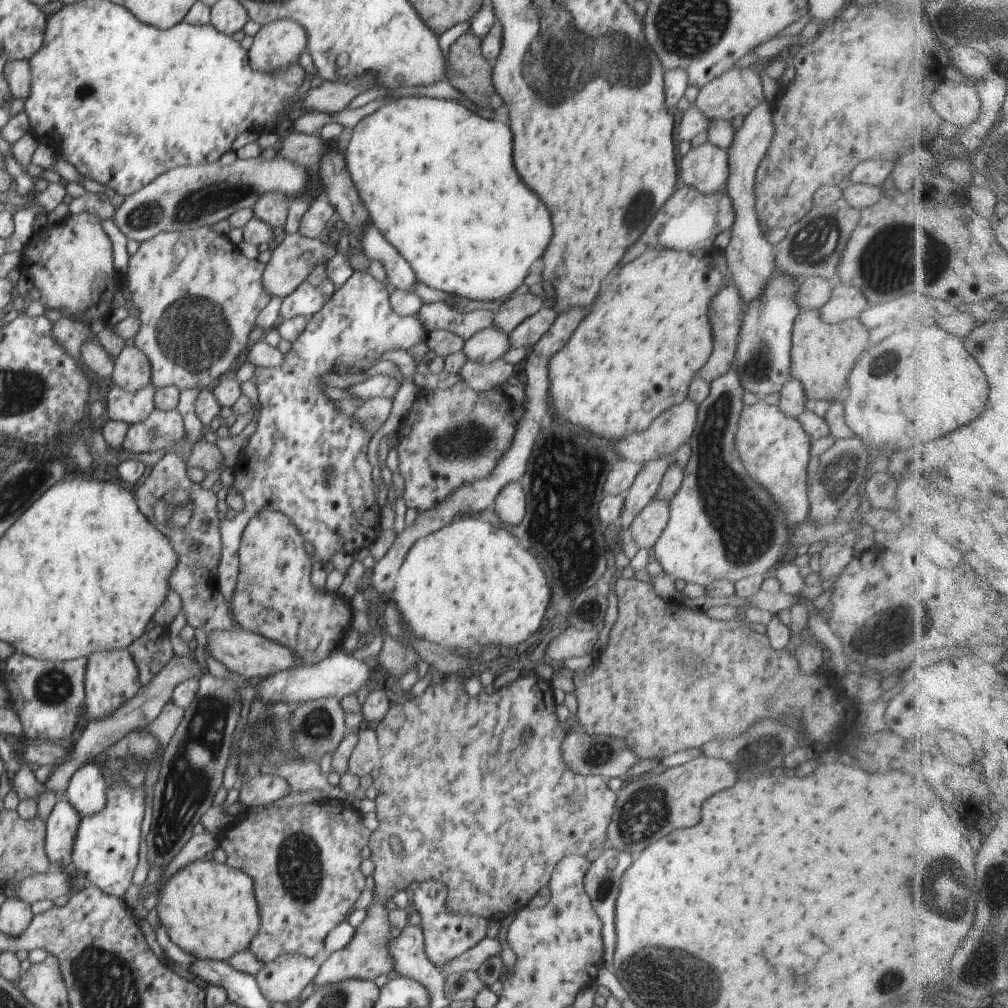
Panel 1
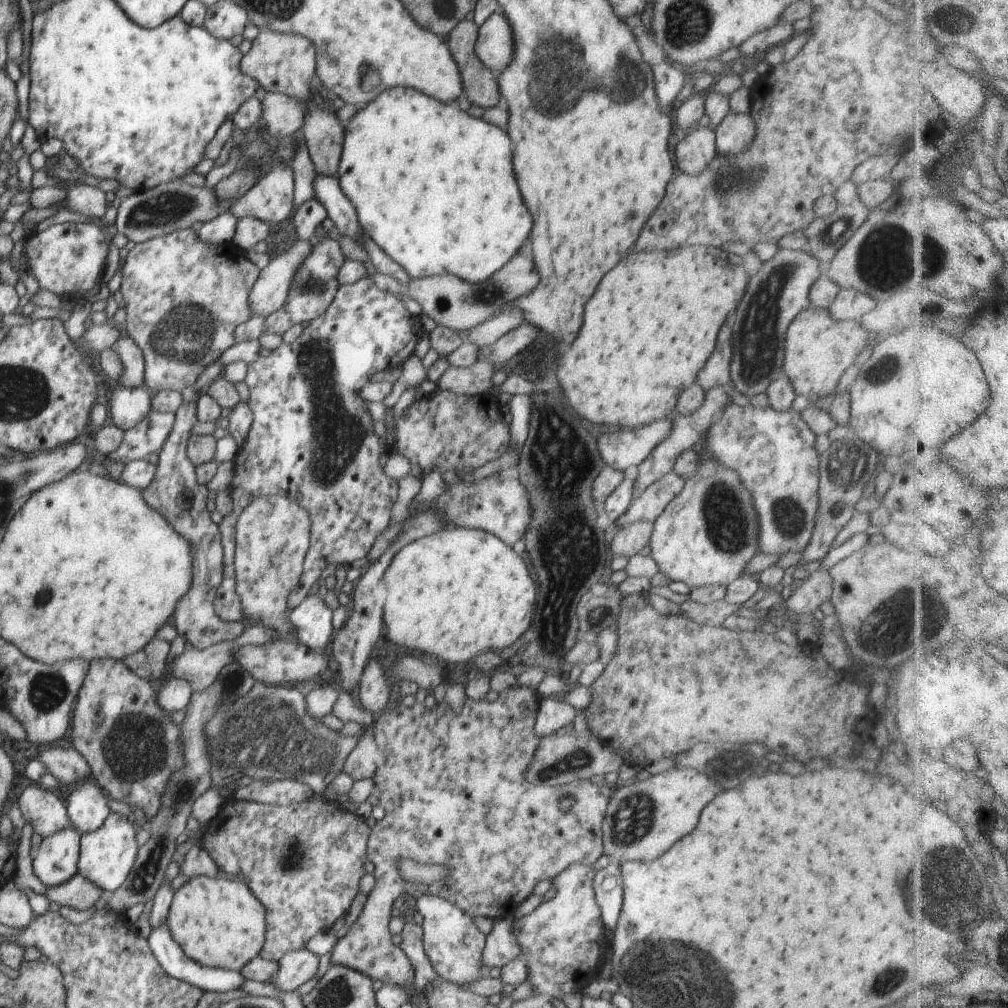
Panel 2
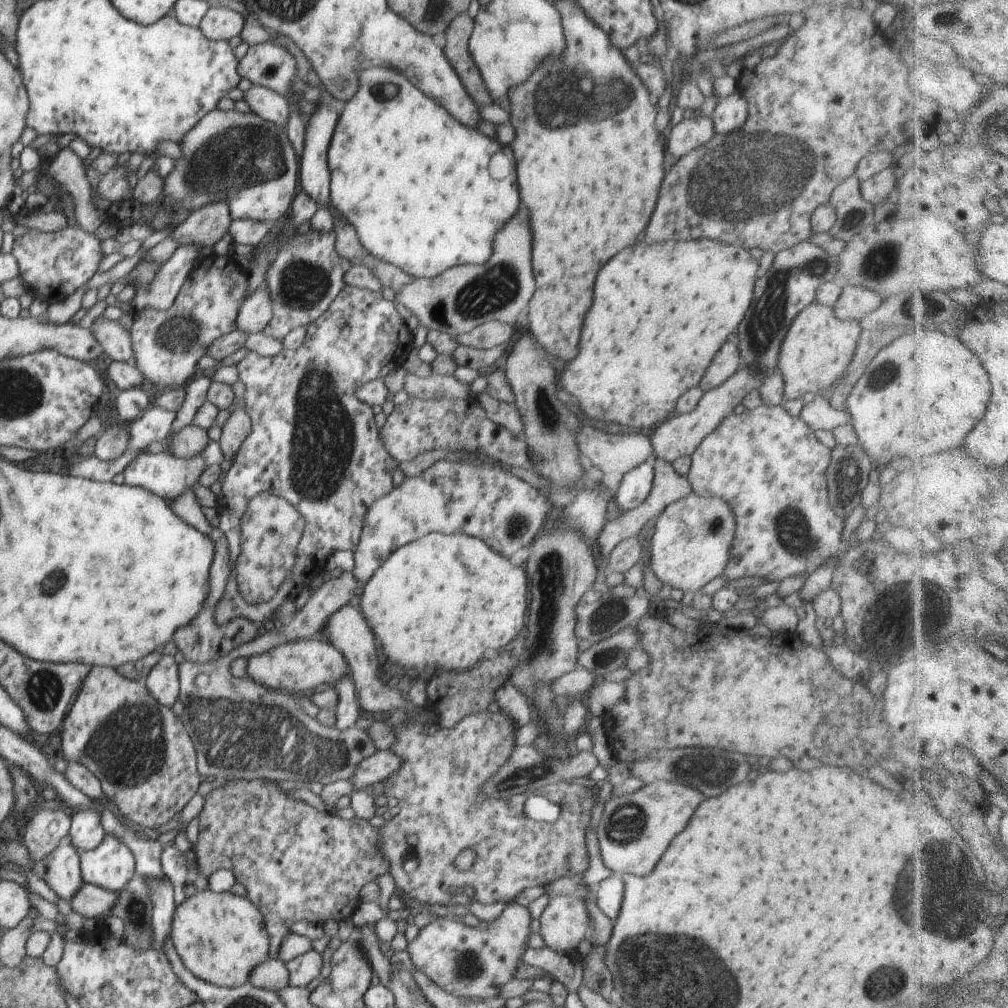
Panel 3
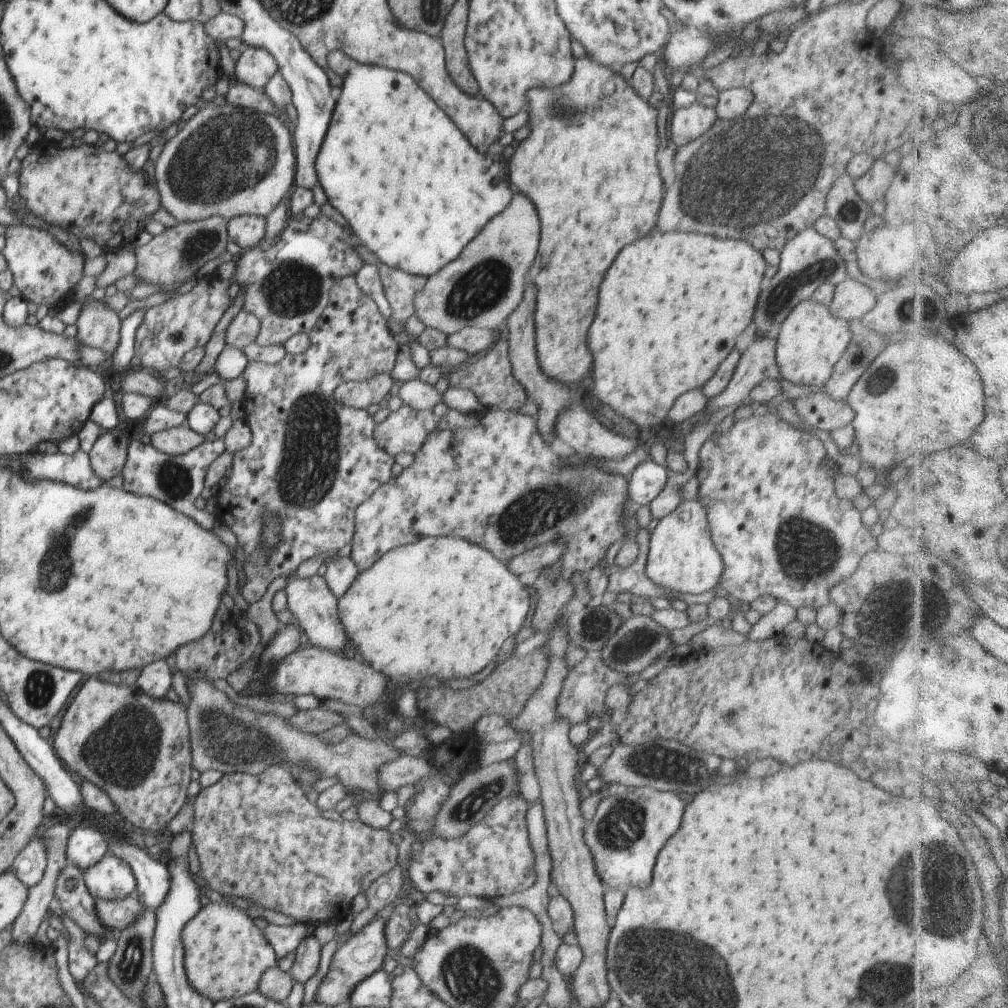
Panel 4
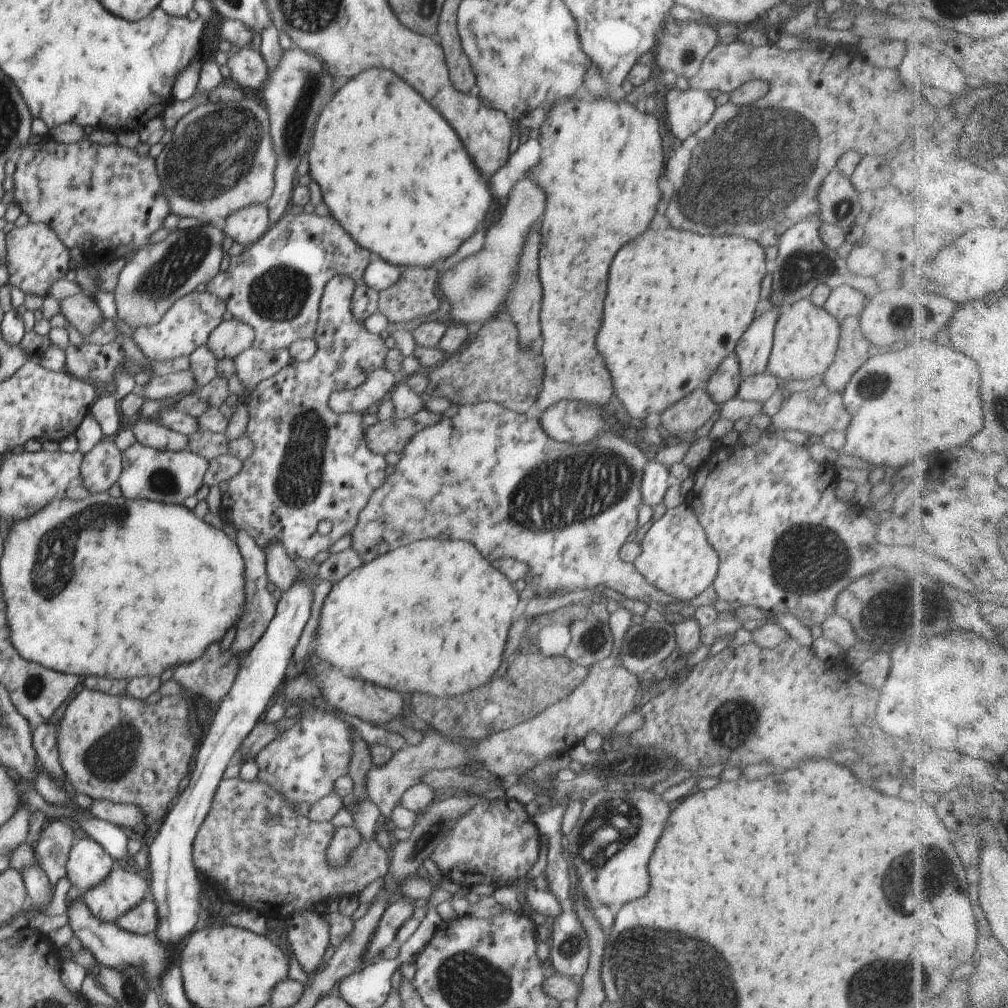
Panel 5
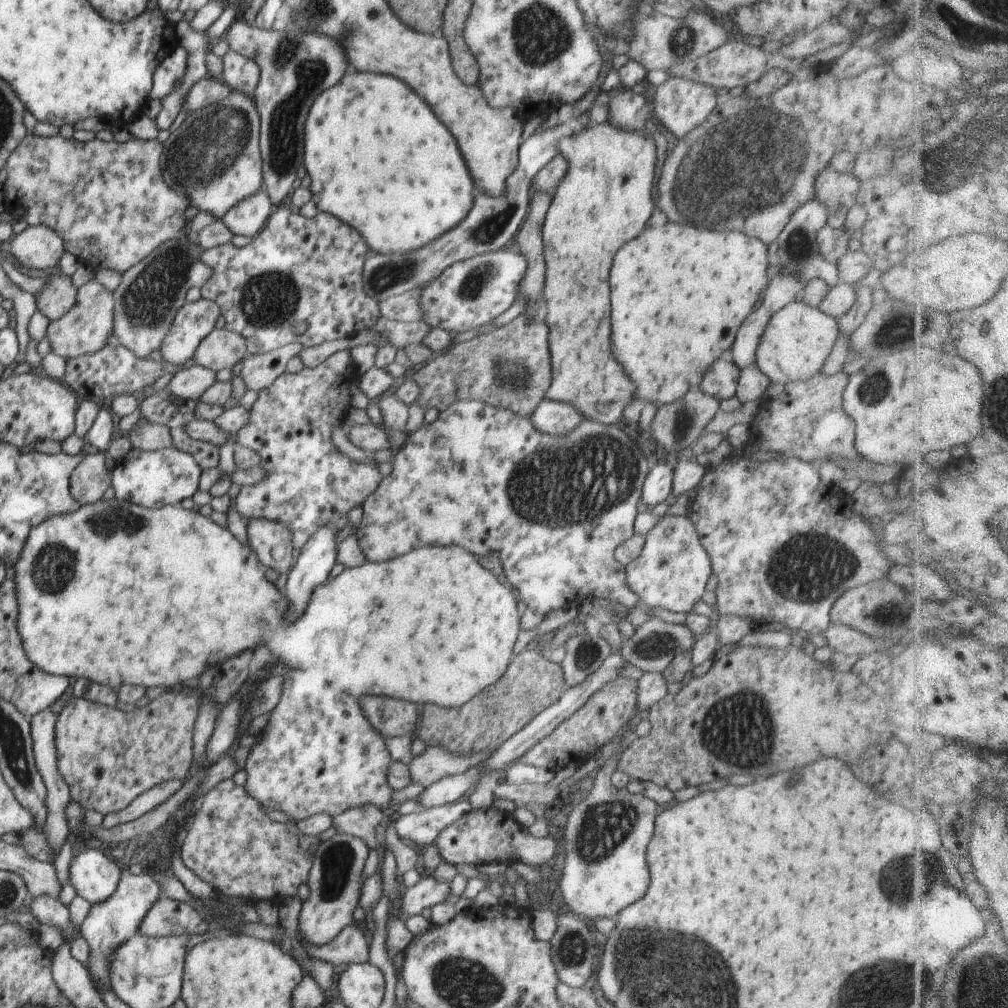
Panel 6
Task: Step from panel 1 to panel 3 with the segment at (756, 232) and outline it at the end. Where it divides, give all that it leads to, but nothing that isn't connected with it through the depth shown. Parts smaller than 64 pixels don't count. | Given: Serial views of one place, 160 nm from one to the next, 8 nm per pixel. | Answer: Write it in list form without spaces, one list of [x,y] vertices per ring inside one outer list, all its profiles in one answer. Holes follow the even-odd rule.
[[[740,90],[718,100],[712,117],[715,132],[723,136],[742,128],[747,121],[747,107],[746,97]]]

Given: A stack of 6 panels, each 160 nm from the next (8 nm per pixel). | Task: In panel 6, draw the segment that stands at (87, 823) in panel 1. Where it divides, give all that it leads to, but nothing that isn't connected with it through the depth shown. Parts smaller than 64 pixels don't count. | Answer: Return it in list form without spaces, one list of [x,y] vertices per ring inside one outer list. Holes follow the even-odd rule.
[[[146,868],[140,875],[132,875],[129,870],[122,869],[121,879],[114,894],[101,903],[91,906],[84,922],[81,924],[81,934],[89,946],[87,971],[97,990],[110,991],[111,984],[111,957],[115,956],[116,949],[130,940],[139,932],[141,922],[152,908],[152,905],[160,898],[159,884]]]

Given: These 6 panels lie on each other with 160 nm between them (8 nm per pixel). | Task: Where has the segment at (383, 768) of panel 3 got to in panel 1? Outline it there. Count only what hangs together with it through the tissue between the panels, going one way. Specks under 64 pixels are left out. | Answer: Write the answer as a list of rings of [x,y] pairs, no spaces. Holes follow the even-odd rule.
[[[363,726],[358,731],[358,734],[358,742],[350,755],[347,770],[353,775],[362,778],[363,776],[370,775],[374,768],[378,766],[383,751],[375,730]]]

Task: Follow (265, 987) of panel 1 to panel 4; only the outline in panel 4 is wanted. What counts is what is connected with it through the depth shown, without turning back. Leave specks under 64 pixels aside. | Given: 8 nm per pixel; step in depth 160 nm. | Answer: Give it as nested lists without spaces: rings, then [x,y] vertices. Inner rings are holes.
[[[314,934],[306,935],[303,941],[300,941],[295,950],[294,964],[288,972],[294,982],[304,984],[316,974],[320,964],[320,950],[322,947]]]

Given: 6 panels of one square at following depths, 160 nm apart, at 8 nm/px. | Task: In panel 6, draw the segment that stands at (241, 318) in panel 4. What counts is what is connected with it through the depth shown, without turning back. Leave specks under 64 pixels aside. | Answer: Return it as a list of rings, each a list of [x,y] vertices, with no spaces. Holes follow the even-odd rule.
[[[226,328],[214,329],[200,344],[194,353],[194,365],[218,371],[233,366],[248,354],[243,336]]]

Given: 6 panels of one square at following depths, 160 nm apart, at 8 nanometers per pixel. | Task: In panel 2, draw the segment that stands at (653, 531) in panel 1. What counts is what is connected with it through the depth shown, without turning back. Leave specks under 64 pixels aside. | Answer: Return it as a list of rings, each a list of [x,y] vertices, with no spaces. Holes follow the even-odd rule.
[[[638,521],[622,527],[614,535],[611,549],[615,556],[633,557],[651,541],[654,523]]]

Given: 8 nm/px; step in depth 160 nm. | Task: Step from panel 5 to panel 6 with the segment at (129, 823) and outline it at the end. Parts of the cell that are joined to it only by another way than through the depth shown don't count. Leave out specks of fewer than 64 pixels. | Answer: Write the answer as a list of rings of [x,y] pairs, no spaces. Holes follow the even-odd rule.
[[[178,778],[154,785],[151,789],[136,797],[126,808],[120,810],[120,812],[106,814],[103,817],[100,827],[108,829],[140,818],[172,797],[184,783],[185,781],[182,778]]]

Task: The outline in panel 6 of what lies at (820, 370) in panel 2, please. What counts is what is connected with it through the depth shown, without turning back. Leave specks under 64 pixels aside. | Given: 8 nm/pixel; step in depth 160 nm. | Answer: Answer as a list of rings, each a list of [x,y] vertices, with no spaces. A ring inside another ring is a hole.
[[[794,300],[769,318],[755,350],[754,364],[772,382],[783,385],[788,381],[805,382],[822,370],[838,332],[838,320],[834,317],[824,314],[818,307]]]

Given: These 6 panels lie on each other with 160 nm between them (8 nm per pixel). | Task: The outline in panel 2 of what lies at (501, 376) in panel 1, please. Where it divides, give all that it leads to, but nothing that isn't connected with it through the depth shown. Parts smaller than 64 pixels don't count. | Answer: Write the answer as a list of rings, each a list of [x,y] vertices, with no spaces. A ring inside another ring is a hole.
[[[476,361],[467,367],[448,367],[436,385],[456,395],[486,394],[492,386],[494,367],[488,361]]]

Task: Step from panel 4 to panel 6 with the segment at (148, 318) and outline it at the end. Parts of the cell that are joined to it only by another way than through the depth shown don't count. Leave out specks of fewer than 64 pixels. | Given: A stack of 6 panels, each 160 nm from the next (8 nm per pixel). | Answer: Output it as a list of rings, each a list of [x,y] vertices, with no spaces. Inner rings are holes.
[[[208,299],[184,303],[159,348],[163,359],[172,364],[188,362],[200,342],[215,329],[220,314],[219,306]]]

